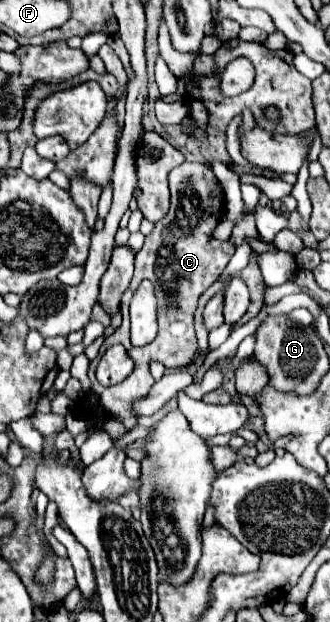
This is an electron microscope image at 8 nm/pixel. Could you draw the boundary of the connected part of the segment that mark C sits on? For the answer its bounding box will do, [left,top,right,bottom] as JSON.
[76,161,236,429]

